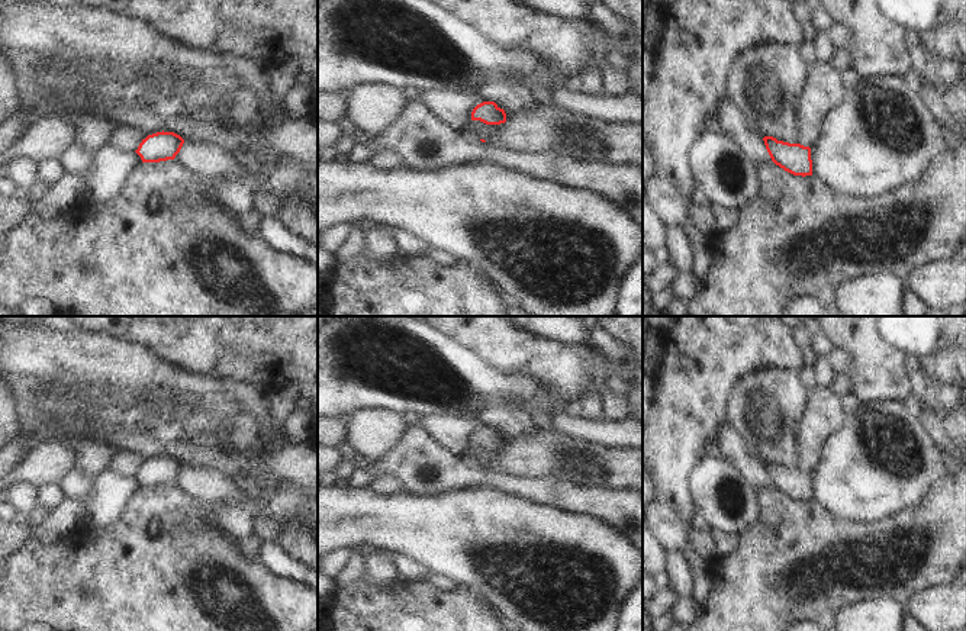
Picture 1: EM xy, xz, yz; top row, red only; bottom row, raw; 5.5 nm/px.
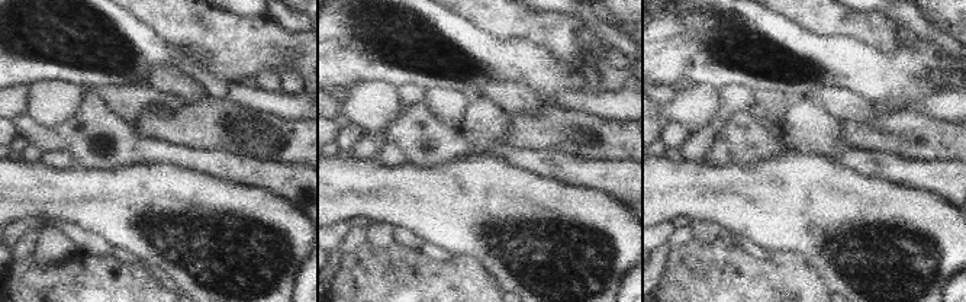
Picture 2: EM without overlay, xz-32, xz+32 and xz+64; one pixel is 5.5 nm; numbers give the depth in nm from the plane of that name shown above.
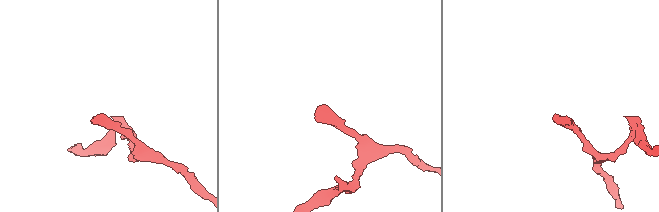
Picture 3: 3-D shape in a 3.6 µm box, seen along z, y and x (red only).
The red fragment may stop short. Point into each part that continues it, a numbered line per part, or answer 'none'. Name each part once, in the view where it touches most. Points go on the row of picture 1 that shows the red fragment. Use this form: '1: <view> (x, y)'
none

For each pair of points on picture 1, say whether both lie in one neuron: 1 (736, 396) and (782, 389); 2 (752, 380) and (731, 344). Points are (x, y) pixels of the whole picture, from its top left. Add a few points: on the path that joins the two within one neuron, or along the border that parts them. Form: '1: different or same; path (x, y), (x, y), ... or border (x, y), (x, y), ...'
1: same; path (747, 389), (762, 385), (770, 389)
2: different; border (781, 369), (752, 369), (737, 380), (727, 401)

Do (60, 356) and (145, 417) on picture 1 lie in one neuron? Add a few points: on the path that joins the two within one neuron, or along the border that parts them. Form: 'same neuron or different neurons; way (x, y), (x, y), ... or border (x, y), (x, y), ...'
same neuron; way (81, 377), (90, 386), (124, 395)

